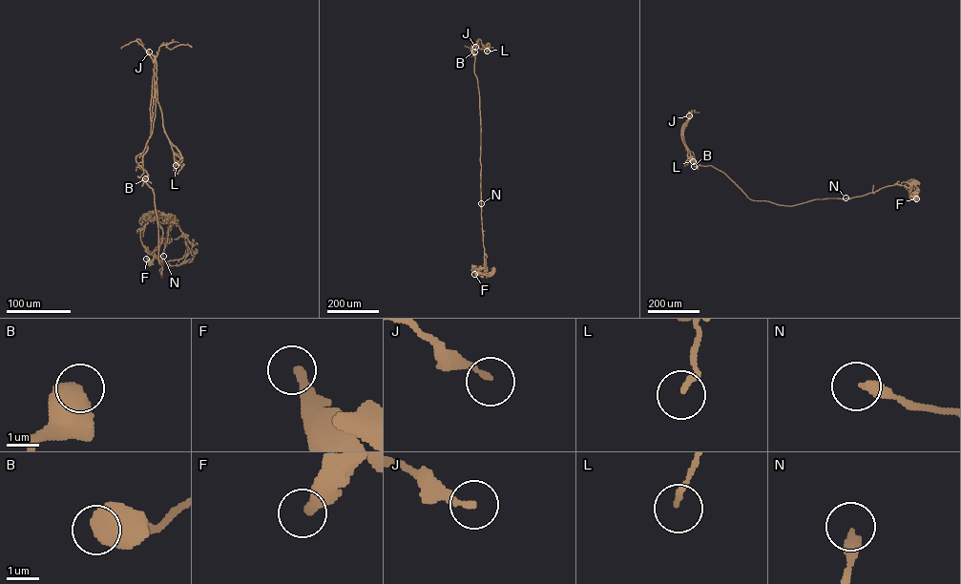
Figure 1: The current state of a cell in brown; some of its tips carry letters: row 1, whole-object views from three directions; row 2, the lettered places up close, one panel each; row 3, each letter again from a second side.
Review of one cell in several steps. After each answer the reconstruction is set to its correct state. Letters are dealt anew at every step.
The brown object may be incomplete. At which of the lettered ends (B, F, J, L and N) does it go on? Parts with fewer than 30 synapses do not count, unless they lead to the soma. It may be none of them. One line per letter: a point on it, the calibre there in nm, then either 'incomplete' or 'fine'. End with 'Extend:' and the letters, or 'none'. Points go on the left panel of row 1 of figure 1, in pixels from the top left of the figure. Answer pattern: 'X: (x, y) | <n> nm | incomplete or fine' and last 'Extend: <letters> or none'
B: (145, 178) | 700 nm | fine
F: (146, 259) | 340 nm | fine
J: (149, 52) | 190 nm | fine
L: (176, 165) | 160 nm | fine
N: (163, 256) | 340 nm | fine
Extend: none

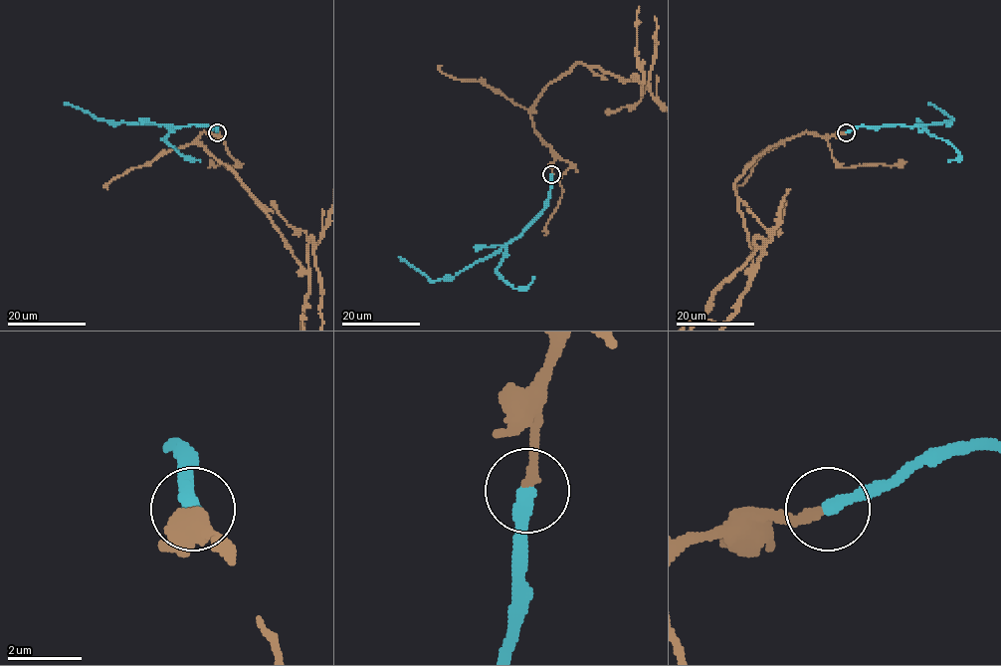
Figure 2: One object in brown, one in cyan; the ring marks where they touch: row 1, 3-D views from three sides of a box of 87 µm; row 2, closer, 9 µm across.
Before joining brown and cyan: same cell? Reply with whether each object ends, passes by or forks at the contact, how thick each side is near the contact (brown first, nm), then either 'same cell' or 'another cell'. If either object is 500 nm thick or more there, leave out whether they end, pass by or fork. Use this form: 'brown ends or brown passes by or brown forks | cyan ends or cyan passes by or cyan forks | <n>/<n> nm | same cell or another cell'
brown ends | cyan ends | 240/380 nm | same cell

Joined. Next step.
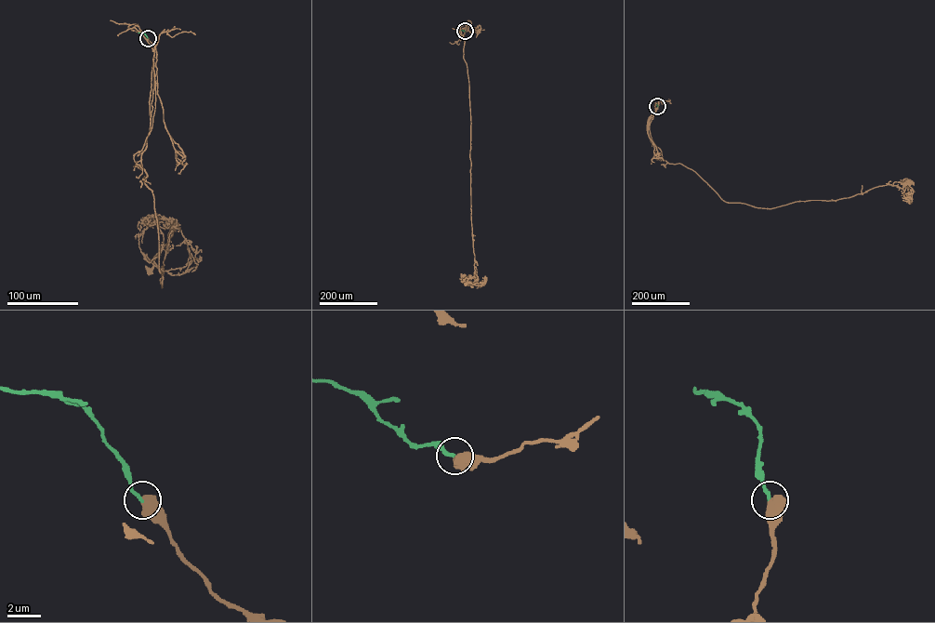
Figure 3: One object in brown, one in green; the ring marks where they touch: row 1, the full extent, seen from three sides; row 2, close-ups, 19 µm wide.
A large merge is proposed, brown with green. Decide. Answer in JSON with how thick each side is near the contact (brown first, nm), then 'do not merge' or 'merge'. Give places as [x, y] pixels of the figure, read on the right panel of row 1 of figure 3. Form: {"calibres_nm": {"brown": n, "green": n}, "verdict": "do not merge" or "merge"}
{"calibres_nm": {"brown": 700, "green": 190}, "verdict": "merge"}

